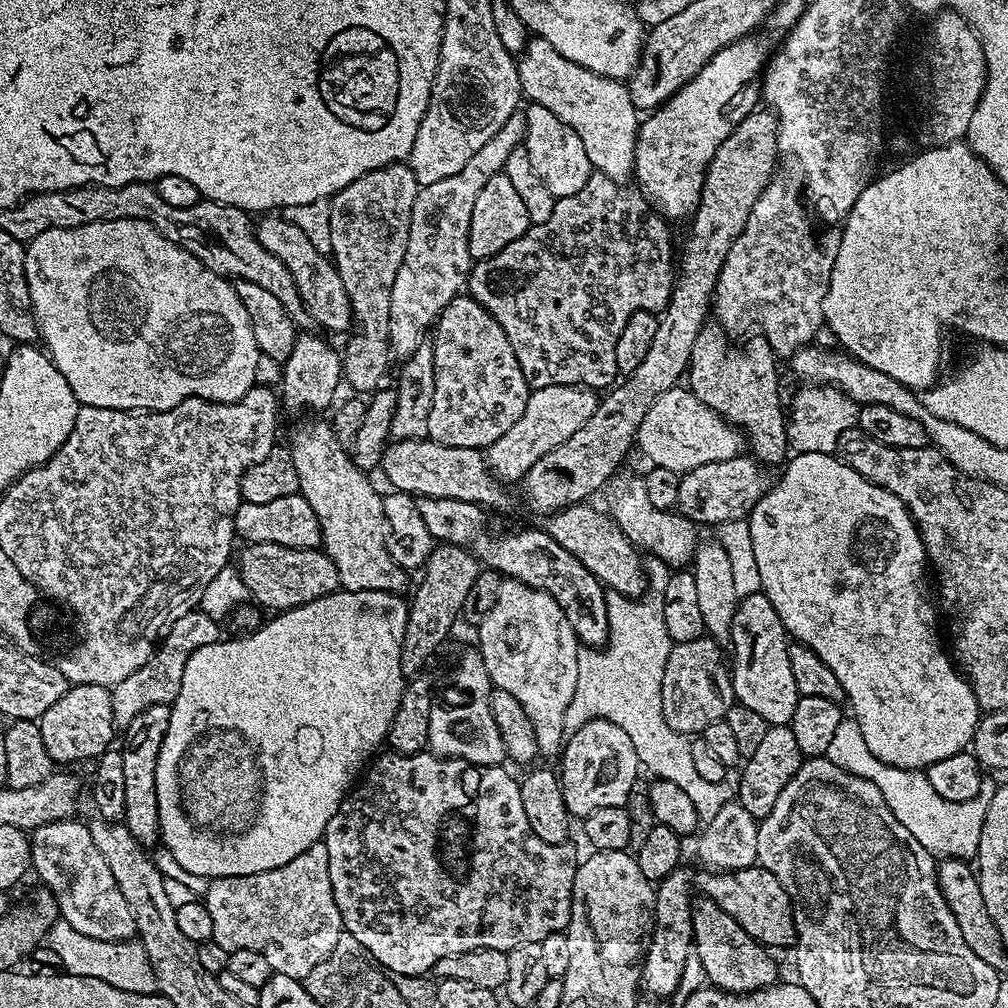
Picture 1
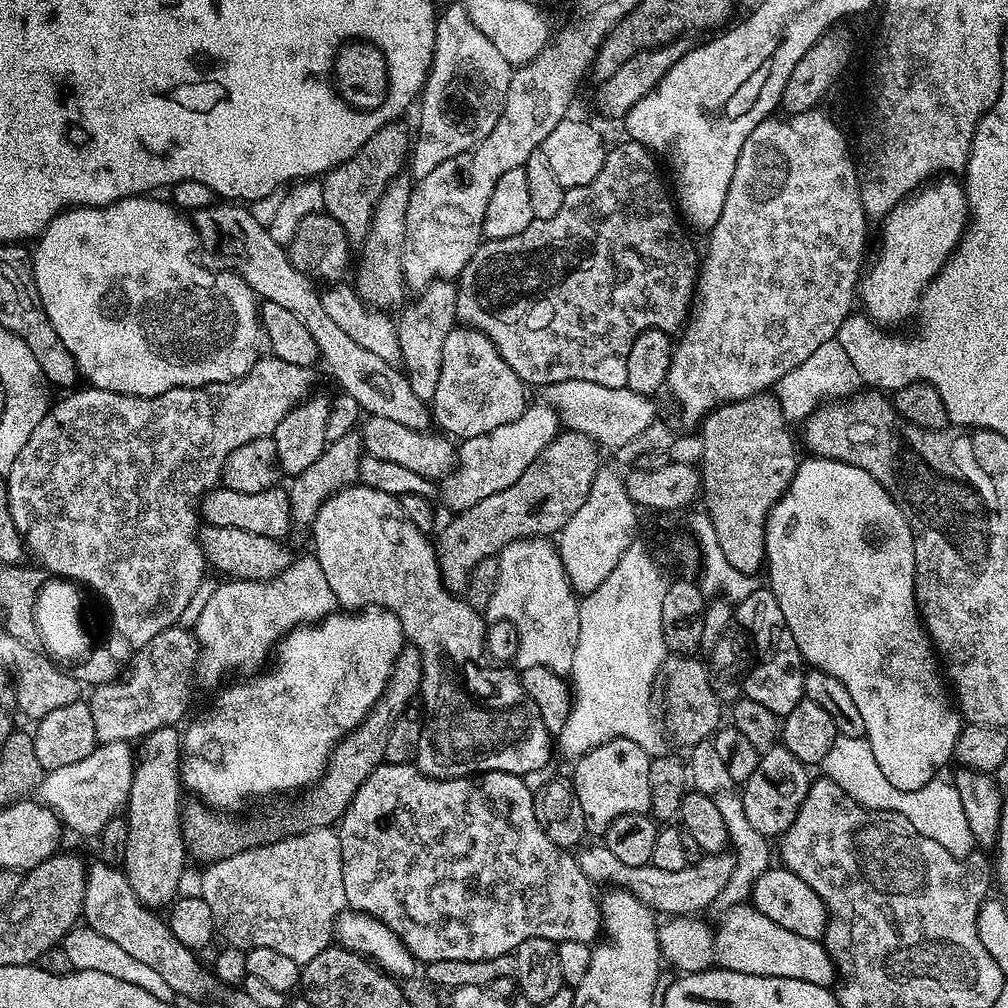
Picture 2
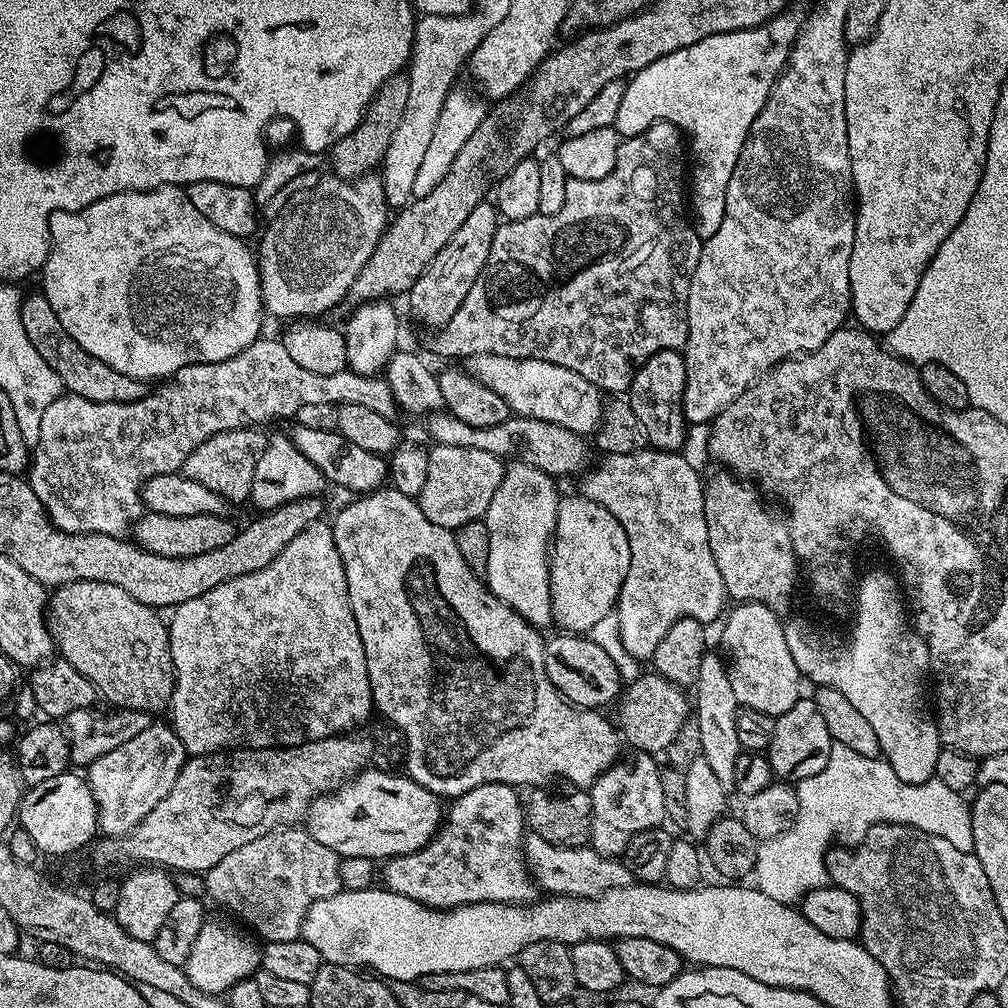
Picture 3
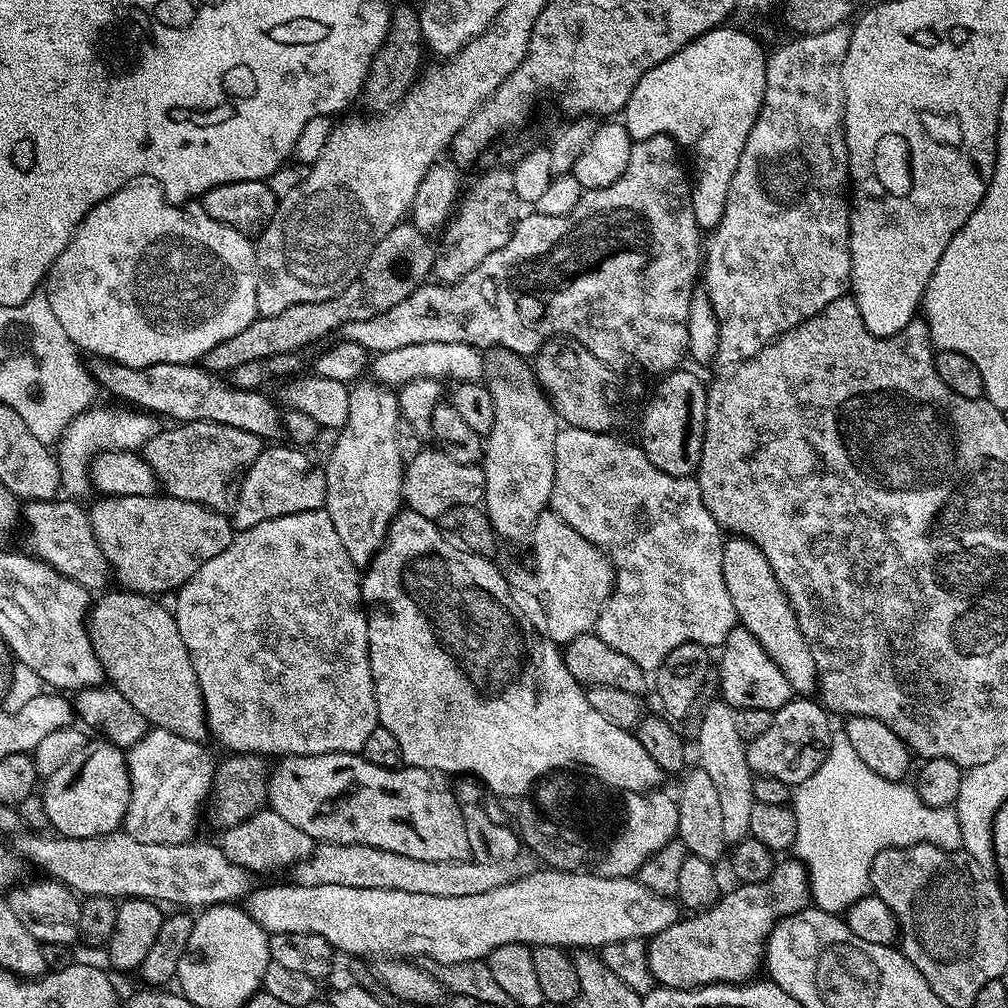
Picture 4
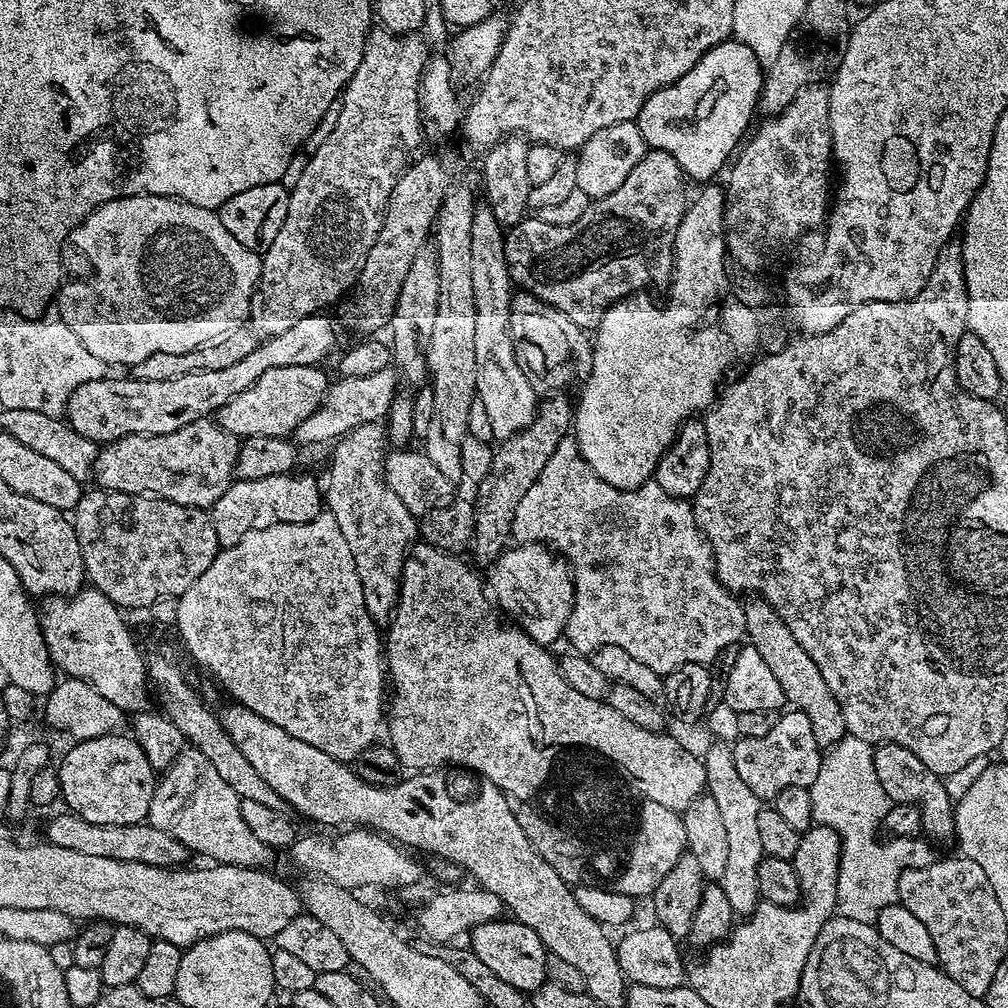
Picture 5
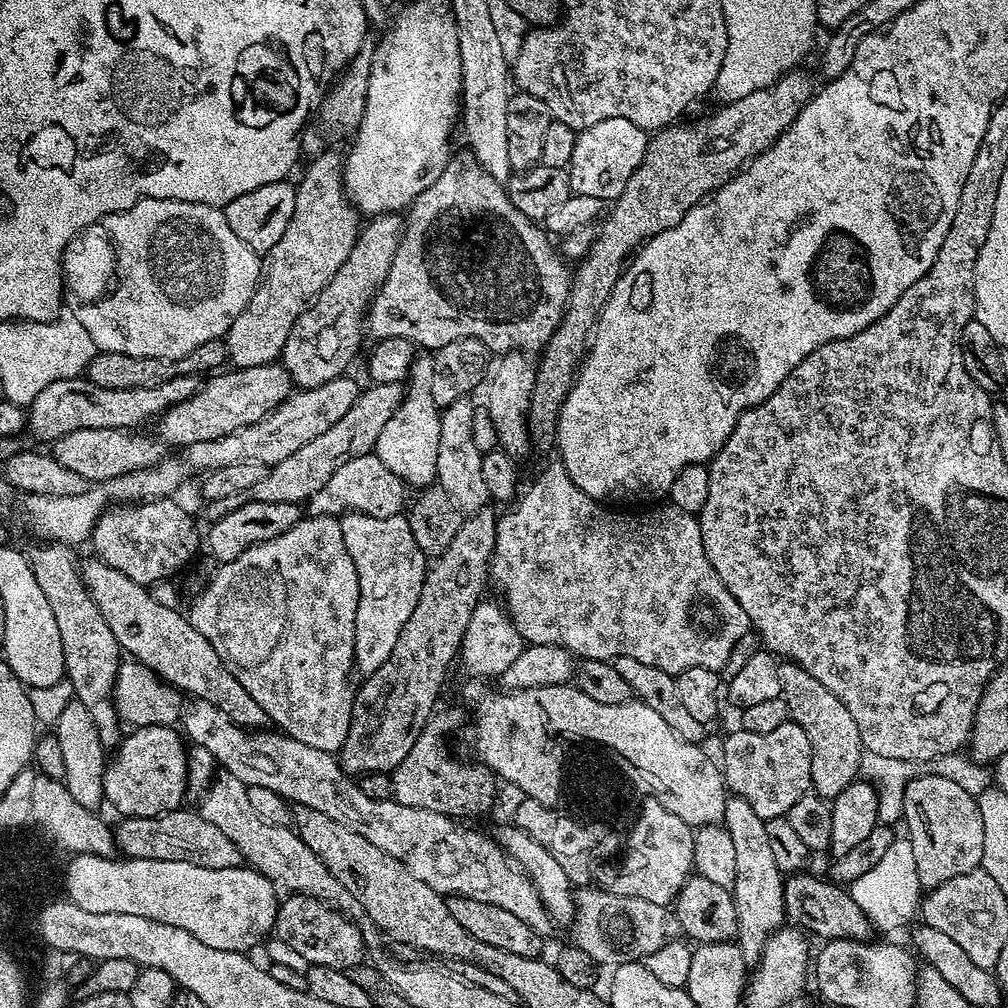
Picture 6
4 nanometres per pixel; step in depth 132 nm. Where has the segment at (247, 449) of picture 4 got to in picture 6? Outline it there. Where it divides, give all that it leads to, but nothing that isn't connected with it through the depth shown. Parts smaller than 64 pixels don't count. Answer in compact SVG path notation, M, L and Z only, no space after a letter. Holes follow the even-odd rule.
M99 428L98 430L70 430L65 436L51 441L50 454L66 470L82 474L89 482L113 480L127 472L142 470L156 464L162 458L162 451L148 436L135 436L136 432L123 428Z

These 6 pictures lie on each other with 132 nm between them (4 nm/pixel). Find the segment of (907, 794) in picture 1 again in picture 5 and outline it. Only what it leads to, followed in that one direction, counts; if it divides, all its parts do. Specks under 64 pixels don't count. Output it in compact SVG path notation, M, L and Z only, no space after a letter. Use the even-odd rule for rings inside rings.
M846 734L827 749L818 778L814 778L810 791L813 821L817 825L836 829L842 841L836 887L839 915L854 922L872 924L883 908L897 903L898 878L905 868L932 863L934 853L933 845L924 838L907 840L898 836L876 840L876 812L872 812L872 808L880 804L880 792L872 792L872 776L868 776L868 772L872 772L873 768L868 768L868 752L873 745L864 748L866 743L862 738Z

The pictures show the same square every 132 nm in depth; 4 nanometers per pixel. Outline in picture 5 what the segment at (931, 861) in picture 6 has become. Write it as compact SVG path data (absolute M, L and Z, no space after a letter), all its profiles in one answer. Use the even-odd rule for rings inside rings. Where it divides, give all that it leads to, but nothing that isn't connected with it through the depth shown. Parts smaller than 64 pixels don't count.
M885 742L875 749L873 758L878 780L886 794L901 804L917 804L922 814L923 831L929 832L927 835L933 841L944 840L948 835L951 837L955 833L954 799L947 793L947 786L942 777L934 774L934 770L930 770L930 766L926 766L926 762L918 758L918 754L897 744Z

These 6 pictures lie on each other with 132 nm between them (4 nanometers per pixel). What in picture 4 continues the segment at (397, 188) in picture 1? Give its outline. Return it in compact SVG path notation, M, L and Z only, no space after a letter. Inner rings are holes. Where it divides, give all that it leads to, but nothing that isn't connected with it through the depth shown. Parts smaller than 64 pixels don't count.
M393 7L392 21L388 27L388 38L383 46L374 54L368 77L364 80L362 101L373 113L388 112L399 104L412 85L421 75L420 63L426 57L426 49L420 39L420 13L415 7Z

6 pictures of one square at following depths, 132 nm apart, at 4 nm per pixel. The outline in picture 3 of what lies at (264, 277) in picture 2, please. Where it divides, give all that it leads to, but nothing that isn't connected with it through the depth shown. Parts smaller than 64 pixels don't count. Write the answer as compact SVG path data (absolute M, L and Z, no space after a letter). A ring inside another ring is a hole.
M447 410L431 413L427 420L429 441L432 444L466 446L470 450L486 450L486 454L494 454L501 458L515 458L542 470L553 478L568 476L571 472L583 473L589 467L588 459L593 452L585 437L566 430L566 426L554 426L554 422L542 422L515 414L509 415L507 420L498 422L498 426L485 428L470 426L467 422L462 422L462 418L454 418L454 414L450 414Z

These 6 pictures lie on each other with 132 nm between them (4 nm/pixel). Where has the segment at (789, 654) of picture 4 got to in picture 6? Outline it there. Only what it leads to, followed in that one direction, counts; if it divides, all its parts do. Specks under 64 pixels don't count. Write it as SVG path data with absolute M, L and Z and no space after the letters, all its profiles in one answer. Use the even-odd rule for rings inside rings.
M791 662L781 663L780 681L780 694L788 707L791 723L802 726L802 730L806 730L806 738L810 738L811 791L818 796L835 798L861 775L862 745L858 734L858 722L854 722L854 714L850 714L850 710L842 706L838 694L826 690L826 686L822 686L818 678L806 674L802 666Z

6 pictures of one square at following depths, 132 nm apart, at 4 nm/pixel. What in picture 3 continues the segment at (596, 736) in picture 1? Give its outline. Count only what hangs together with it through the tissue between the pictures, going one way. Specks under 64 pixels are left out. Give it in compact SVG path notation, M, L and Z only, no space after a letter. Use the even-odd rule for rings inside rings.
M636 752L632 756L625 755L617 759L616 763L608 767L590 786L592 797L592 835L590 846L598 854L613 858L623 857L626 846L634 834L642 830L663 825L666 817L664 815L662 787L659 782L662 771L661 765L656 765L657 757L650 752Z

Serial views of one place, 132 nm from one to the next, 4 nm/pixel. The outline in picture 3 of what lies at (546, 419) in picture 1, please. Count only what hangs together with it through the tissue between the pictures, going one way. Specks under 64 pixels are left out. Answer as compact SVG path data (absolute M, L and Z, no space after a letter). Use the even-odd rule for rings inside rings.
M432 444L427 451L426 482L418 497L422 514L426 514L430 522L449 530L483 518L490 498L494 498L494 490L498 490L498 482L504 477L505 461L494 454L486 454L486 450L470 450L466 446Z

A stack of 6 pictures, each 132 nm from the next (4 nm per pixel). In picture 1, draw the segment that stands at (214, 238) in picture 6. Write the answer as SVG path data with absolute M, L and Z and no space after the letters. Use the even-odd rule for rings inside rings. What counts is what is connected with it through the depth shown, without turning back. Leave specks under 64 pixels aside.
M122 218L110 222L90 222L77 228L46 230L33 240L27 241L24 249L24 273L39 339L41 341L44 339L43 347L49 358L62 374L62 378L66 378L70 390L74 390L76 399L81 405L89 404L123 412L133 410L161 412L178 406L178 402L191 396L212 400L216 404L229 404L242 398L257 383L256 371L259 370L260 364L262 365L262 357L254 342L254 330L250 330L250 314L246 314L246 306L242 306L242 300L238 298L233 281L207 268L182 246L167 240L146 220Z

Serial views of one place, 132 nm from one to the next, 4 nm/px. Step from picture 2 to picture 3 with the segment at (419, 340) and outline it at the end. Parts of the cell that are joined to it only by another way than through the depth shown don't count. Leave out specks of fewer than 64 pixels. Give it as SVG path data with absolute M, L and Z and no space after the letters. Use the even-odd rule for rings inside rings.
M481 202L470 210L470 218L462 222L462 226L446 242L446 246L426 266L426 270L414 282L412 289L406 293L406 300L412 312L420 316L420 320L431 330L443 328L454 314L458 314L458 306L462 306L462 298L470 294L470 286L478 278L482 266L486 266L486 258L490 258L490 246L494 242L494 234L498 227L498 213L491 203Z

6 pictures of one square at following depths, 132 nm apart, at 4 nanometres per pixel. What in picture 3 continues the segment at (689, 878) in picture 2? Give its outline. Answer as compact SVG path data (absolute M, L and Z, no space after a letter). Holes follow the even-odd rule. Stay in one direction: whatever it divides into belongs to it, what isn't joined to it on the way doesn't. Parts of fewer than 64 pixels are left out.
M529 831L524 838L522 849L532 879L545 893L553 896L600 896L606 890L624 888L633 883L630 870L619 859L603 856L595 852L591 846L583 848L567 848L554 842L546 842L537 832Z

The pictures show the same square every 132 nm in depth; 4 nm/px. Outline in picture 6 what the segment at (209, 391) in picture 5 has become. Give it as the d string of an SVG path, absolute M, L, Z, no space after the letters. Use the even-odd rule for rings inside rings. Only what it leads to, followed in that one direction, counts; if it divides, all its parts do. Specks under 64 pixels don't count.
M195 376L170 378L153 388L130 390L106 390L106 386L94 386L87 378L50 382L26 408L26 428L38 439L51 442L65 436L70 430L98 430L99 428L133 429L143 420L155 421L167 408L190 398L196 393L198 380Z

